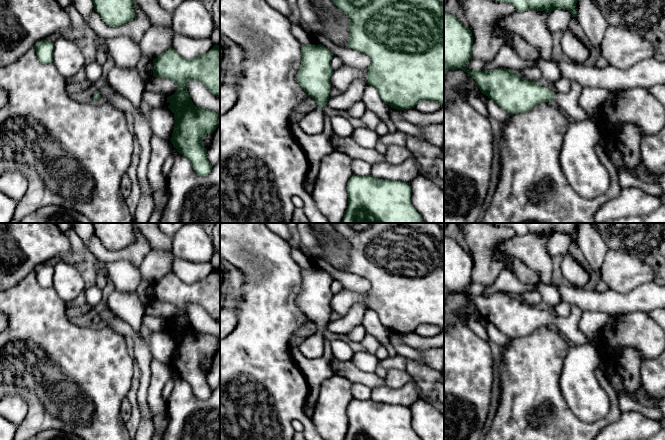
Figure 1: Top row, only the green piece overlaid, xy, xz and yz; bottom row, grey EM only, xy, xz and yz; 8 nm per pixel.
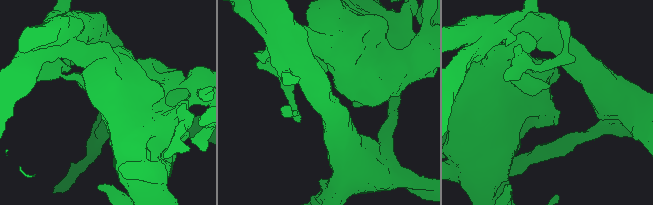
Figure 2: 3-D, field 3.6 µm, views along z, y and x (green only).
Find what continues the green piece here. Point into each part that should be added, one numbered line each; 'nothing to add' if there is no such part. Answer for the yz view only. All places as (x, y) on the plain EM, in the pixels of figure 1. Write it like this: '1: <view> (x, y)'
1: yz (568, 325)

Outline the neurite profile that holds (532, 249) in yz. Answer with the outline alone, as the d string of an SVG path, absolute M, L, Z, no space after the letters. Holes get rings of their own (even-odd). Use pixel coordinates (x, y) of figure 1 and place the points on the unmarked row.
M515 235L513 238L503 241L499 245L499 249L505 255L521 259L539 274L540 282L552 285L552 257L547 250L548 241L547 235Z

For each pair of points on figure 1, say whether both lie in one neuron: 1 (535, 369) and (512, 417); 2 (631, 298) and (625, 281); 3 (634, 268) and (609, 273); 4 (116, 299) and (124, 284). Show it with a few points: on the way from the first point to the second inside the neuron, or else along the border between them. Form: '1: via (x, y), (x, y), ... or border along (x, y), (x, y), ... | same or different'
1: via (530, 381), (530, 399), (524, 405) | same
2: border along (651, 282), (645, 282), (626, 293), (610, 290) | different
3: via (628, 271), (615, 273) | same
4: border along (116, 289), (126, 293), (136, 291) | different

